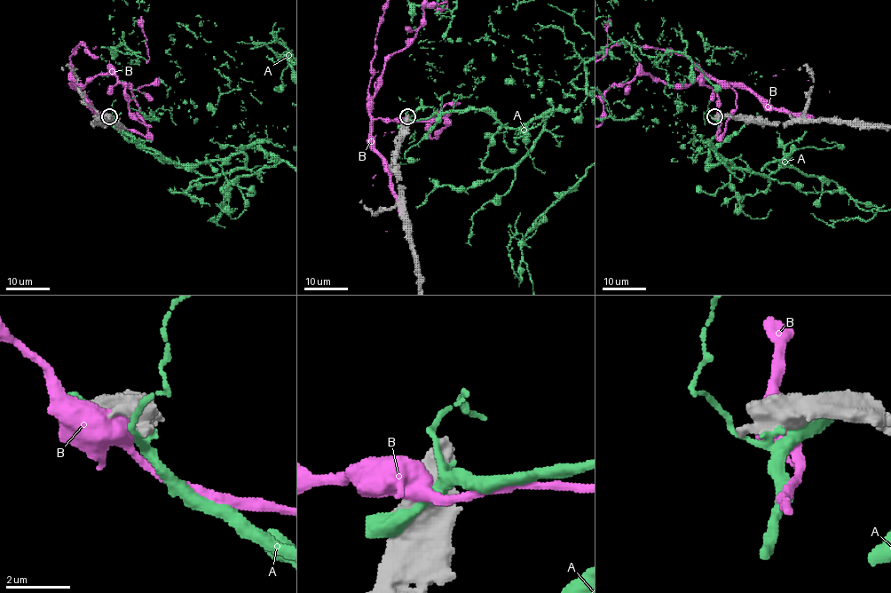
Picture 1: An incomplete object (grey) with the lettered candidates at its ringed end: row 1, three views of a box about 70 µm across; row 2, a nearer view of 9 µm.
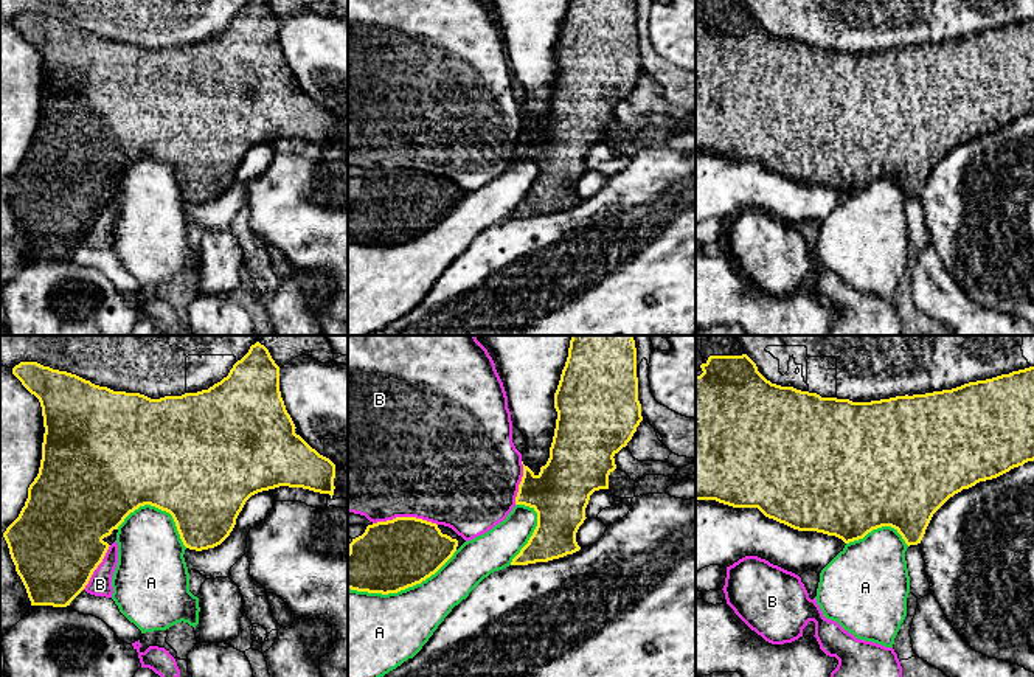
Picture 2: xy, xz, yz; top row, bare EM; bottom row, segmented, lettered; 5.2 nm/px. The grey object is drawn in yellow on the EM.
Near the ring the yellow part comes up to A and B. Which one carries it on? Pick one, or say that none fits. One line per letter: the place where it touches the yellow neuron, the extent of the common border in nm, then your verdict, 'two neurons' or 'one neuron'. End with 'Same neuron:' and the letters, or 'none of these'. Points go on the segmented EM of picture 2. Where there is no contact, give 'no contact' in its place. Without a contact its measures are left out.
A: xz (402, 589) | 600 nm | two neurons
B: xz (405, 517) | 340 nm | two neurons
Same neuron: none of these

